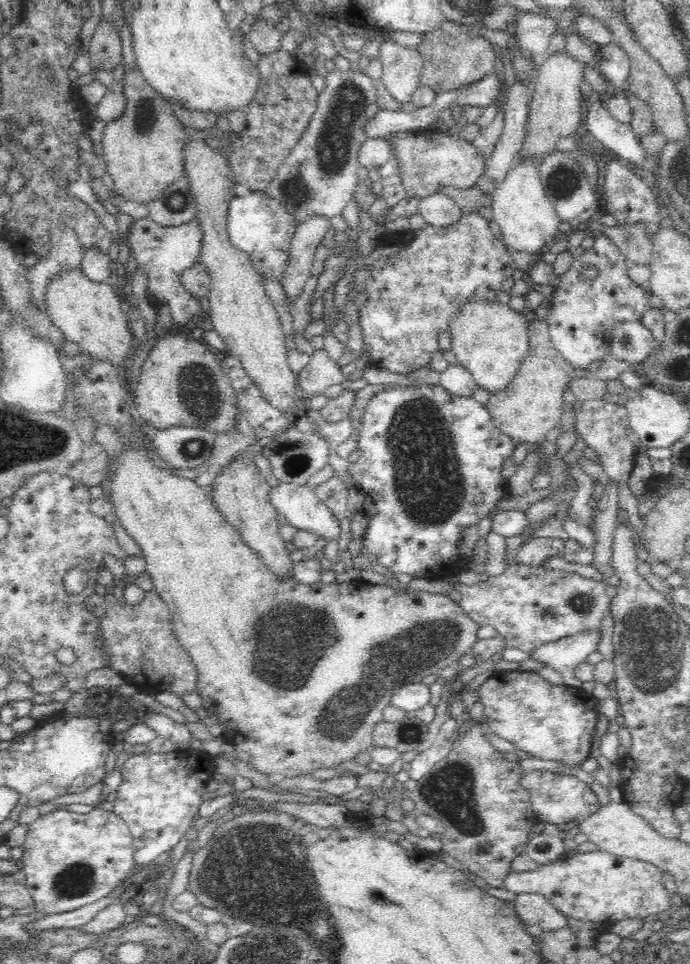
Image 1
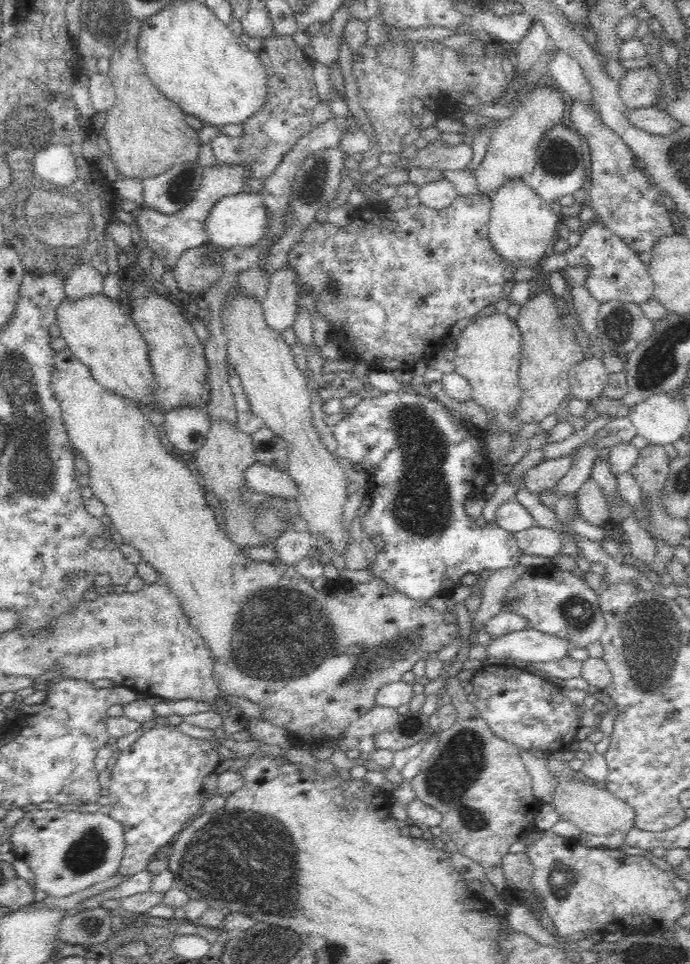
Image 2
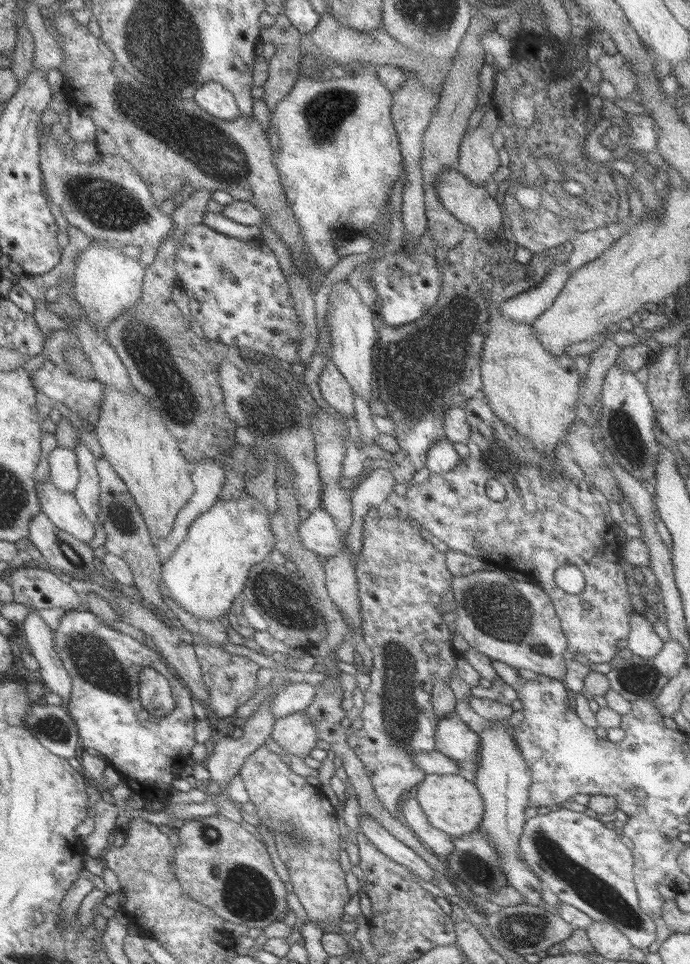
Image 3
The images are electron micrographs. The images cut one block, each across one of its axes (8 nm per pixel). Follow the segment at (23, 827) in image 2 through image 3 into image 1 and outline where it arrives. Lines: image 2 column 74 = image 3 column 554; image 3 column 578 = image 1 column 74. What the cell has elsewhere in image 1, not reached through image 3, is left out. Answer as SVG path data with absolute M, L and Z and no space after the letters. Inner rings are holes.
M100 803L93 805L92 811L86 814L76 813L68 811L65 808L56 808L40 817L33 823L29 825L29 831L25 836L25 844L23 846L23 856L20 859L23 864L21 869L25 874L26 888L33 898L33 906L36 910L44 916L50 916L52 914L60 914L64 912L72 912L76 908L82 908L86 904L96 903L97 900L104 898L104 896L109 896L109 894L117 888L117 886L124 881L126 878L132 876L134 873L135 862L134 862L134 844L131 833L127 828L127 825L119 818L117 814L113 811L106 811L100 807Z

